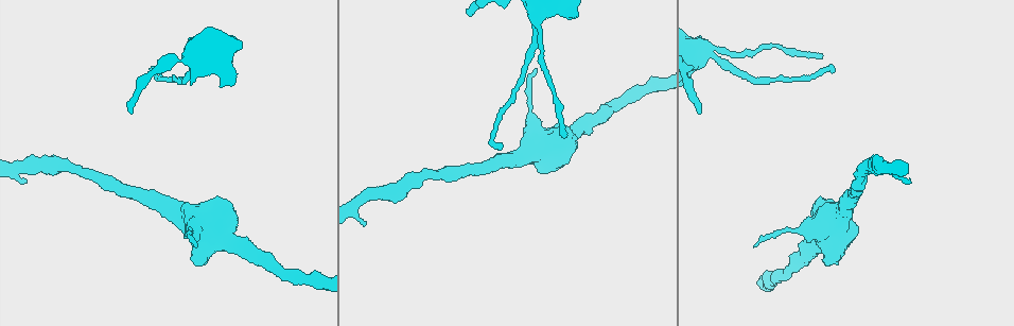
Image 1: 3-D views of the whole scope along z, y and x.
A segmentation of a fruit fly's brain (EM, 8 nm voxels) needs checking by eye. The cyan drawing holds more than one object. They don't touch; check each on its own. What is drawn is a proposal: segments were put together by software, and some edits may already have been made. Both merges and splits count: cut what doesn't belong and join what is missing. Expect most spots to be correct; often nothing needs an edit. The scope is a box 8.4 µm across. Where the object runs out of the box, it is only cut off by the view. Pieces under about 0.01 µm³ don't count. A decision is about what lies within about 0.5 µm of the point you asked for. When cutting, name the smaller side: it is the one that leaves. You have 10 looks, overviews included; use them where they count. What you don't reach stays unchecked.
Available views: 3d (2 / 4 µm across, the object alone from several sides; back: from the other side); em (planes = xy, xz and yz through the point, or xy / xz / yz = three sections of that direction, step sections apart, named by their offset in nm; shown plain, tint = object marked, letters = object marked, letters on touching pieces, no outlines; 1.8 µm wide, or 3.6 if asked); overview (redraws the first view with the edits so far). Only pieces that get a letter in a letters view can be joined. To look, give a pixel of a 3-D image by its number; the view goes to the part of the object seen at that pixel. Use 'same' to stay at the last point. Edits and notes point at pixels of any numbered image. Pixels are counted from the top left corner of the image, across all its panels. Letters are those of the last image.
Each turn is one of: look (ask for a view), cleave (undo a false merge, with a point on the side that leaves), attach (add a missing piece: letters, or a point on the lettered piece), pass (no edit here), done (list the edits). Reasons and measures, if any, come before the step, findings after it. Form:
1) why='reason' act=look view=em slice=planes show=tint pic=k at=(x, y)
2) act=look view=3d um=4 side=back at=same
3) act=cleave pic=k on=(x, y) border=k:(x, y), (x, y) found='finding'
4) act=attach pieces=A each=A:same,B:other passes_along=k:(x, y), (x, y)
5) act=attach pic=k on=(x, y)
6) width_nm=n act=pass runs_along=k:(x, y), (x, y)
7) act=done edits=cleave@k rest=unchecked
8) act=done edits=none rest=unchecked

why='tapers out' act=look view=3d um=2 side=back pic=1 at=(502, 148)

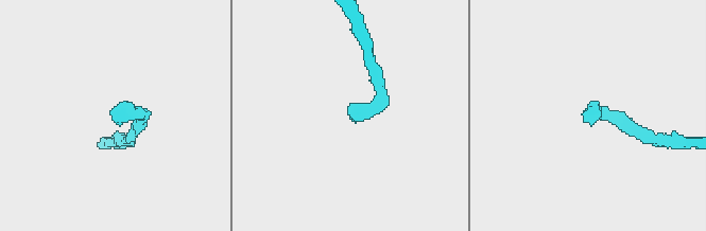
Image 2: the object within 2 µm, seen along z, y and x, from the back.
act=look view=em slice=planes show=letters pic=2 at=(586, 121)

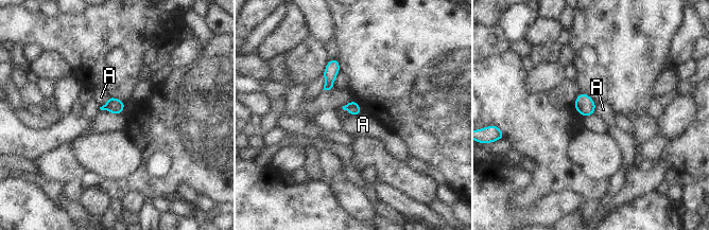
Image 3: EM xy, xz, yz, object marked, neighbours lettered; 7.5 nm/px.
width_nm=100 act=pass each=A:other border=3:(109, 95), (107, 101), (100, 107) found='no lettered piece goes on from it'

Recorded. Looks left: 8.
why='free end' act=look view=em slice=xy step=8 show=tint pic=1 at=(910, 179)

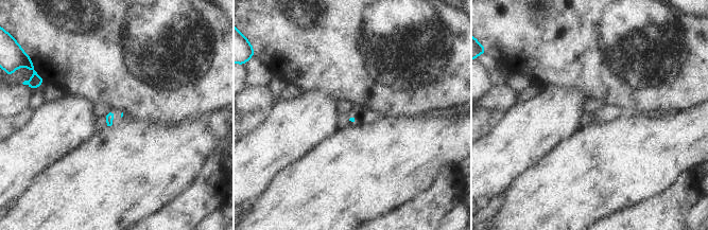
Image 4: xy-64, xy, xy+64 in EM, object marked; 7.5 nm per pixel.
act=look view=em slice=planes show=letters at=same

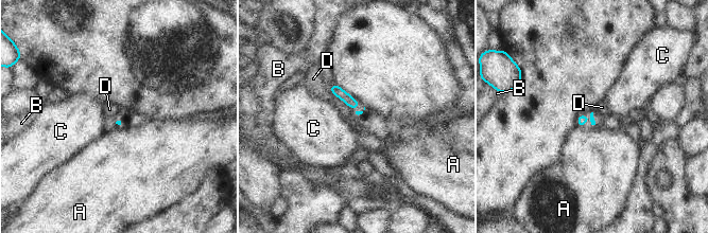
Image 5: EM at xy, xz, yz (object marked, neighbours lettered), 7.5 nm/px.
act=pass each=A:other,B:other,C:other,D:other found='no lettered piece goes on from it'

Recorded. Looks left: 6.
act=look view=3d um=4 pic=1 at=(132, 114)

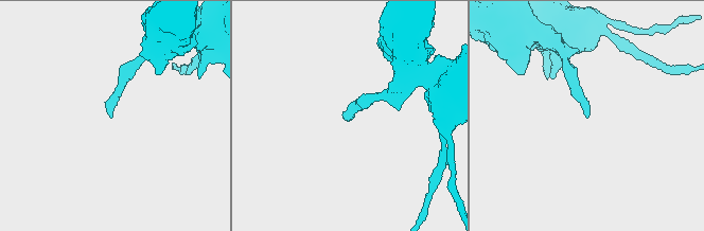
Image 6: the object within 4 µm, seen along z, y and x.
why='need the tissue' act=look view=em slice=planes show=tint pic=6 at=(586, 117)

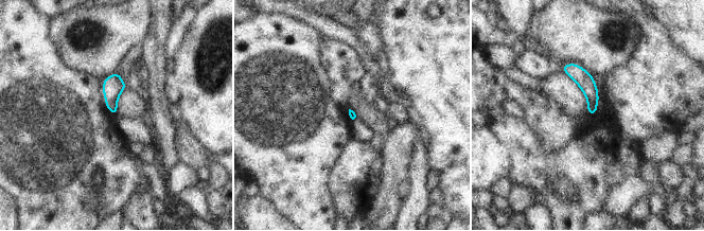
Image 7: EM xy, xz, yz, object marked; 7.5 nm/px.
act=look view=em slice=planes show=letters at=same

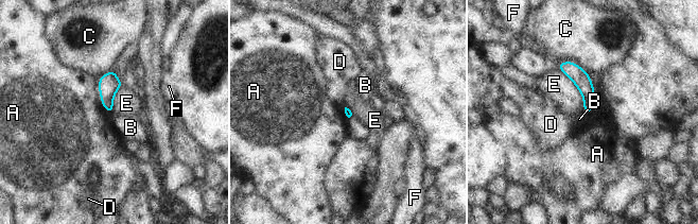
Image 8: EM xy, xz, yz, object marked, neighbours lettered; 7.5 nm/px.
act=pass each=A:other,B:other,C:other,D:other,E:other,F:other border=8:(557, 67), (579, 91), (585, 114) found='no lettered piece goes on from it'

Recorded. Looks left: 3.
act=look view=3d um=4 pic=1 at=(700, 52)

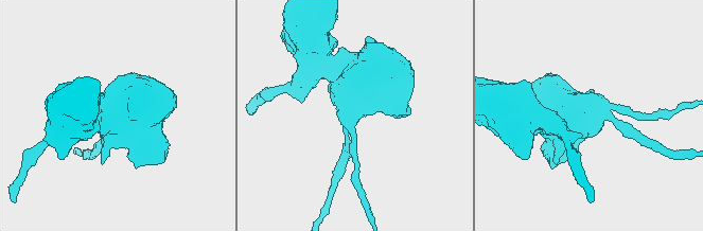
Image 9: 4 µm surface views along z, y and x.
why='shape alone is not enough' act=look view=em slice=xz step=16 show=tint pic=9 at=(590, 113)

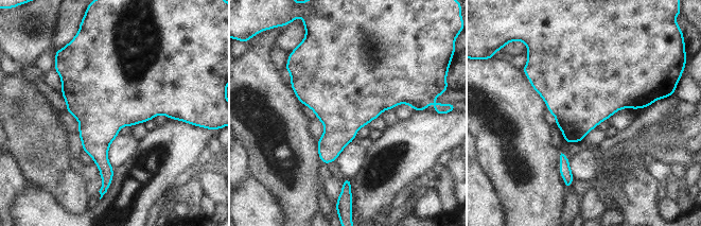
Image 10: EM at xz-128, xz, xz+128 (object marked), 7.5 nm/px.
act=look view=em slice=planes show=letters at=same

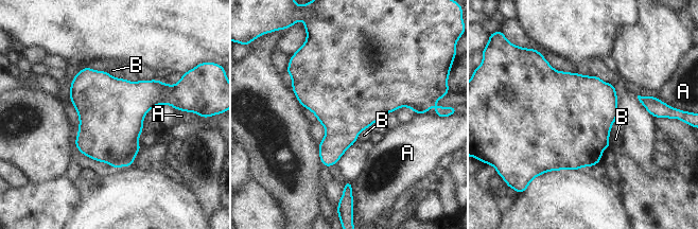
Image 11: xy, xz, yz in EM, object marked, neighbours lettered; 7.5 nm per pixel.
width_nm=500 act=pass each=A:other,B:other border=11:(611, 128), (609, 134), (610, 146) found='all the same neuron'

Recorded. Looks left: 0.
act=done edits=none rest=unchecked

